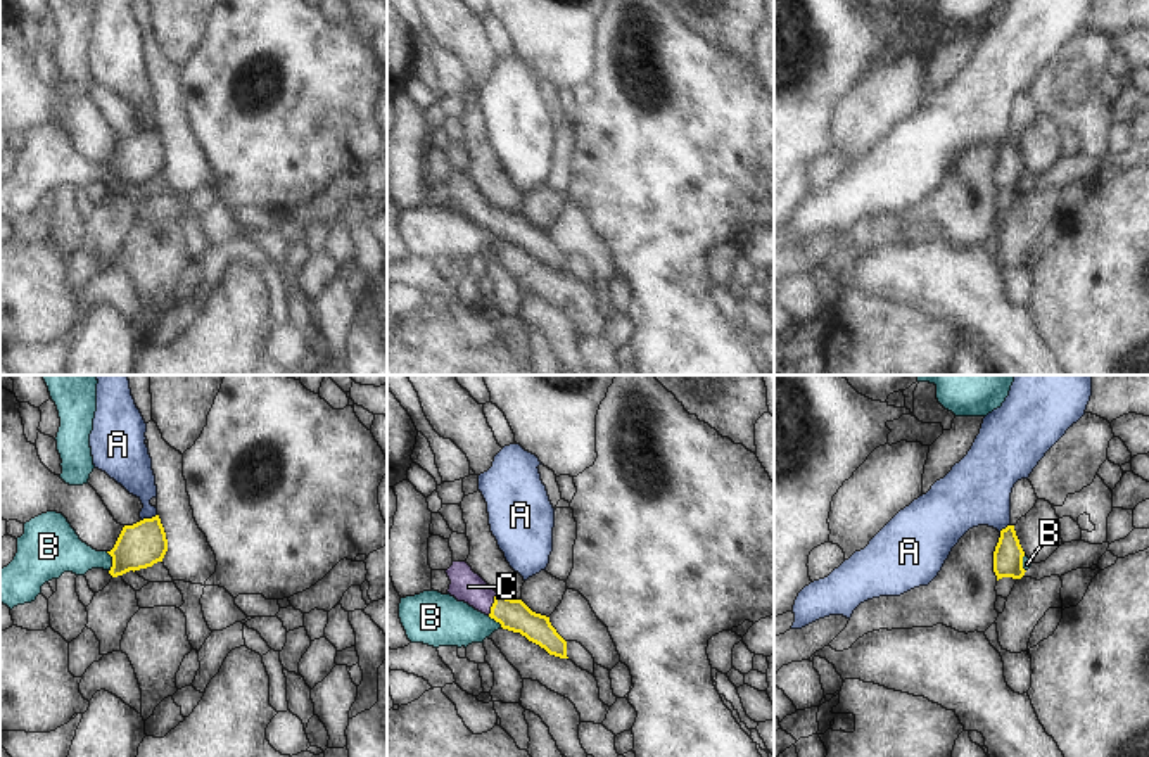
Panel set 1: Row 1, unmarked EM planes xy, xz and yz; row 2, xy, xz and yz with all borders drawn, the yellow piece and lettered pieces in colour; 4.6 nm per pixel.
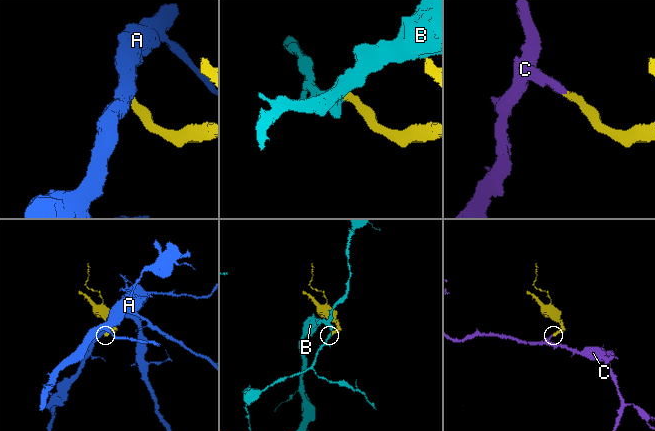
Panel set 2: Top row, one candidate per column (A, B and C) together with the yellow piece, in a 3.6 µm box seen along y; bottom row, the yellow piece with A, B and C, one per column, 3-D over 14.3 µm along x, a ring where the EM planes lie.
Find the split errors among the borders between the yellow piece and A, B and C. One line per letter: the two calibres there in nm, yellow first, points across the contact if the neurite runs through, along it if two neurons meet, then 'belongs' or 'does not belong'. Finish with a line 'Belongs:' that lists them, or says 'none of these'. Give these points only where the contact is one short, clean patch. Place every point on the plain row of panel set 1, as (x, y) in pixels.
A: calibres 200 and 180 nm; border xy (156, 127), (142, 133); does not belong
B: calibres 200 and 200 nm; border xy (106, 165), (111, 170), (109, 184); does not belong
C: calibres 150 and 150 nm; way xz (515, 229), (493, 216), (467, 199); belongs
Belongs: C

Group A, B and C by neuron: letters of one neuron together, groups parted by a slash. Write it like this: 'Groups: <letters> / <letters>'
Groups: A / B / C.

